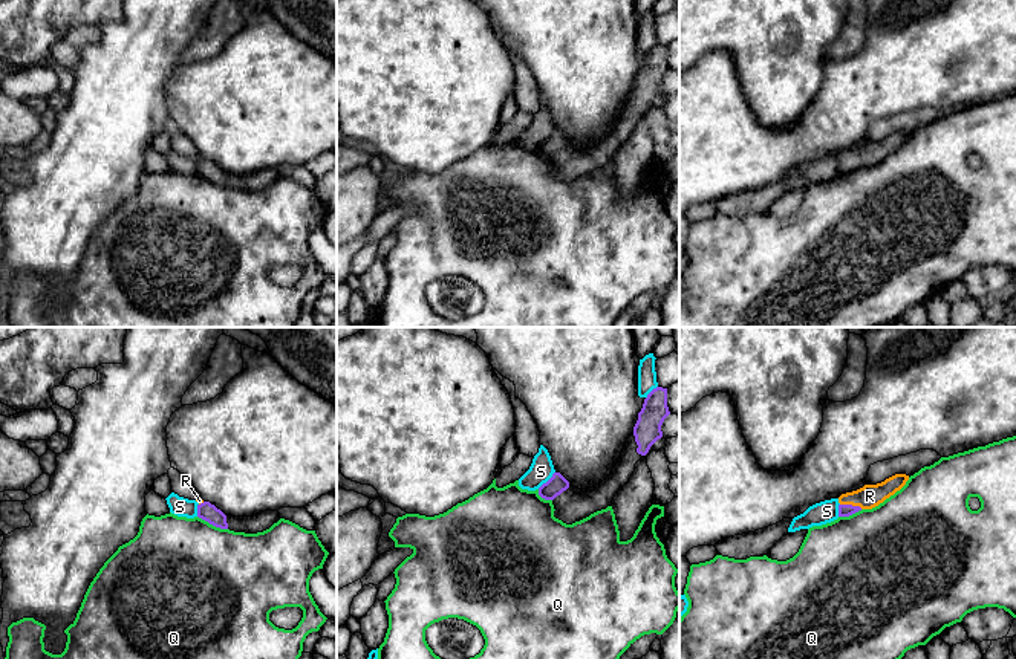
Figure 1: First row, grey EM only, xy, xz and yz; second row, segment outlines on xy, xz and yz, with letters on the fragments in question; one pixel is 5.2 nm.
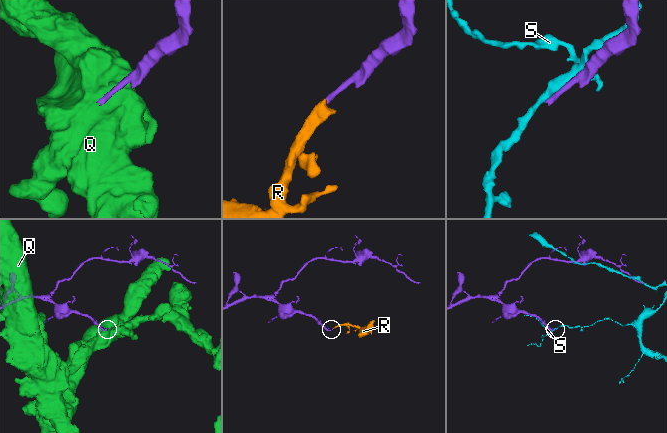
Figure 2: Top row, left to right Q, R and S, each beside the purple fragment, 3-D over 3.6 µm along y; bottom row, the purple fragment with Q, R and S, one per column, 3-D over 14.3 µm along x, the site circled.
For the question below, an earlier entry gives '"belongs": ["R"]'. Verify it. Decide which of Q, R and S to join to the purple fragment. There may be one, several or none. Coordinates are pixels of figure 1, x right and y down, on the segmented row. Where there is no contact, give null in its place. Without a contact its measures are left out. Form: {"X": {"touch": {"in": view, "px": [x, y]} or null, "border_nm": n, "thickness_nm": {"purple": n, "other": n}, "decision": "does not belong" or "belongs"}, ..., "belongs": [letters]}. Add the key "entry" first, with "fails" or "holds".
{"entry": "holds", "Q": {"touch": {"in": "xy", "px": [213, 525]}, "border_nm": 180, "thickness_nm": {"purple": 90, "other": 500}, "decision": "does not belong"}, "R": {"touch": {"in": "yz", "px": [851, 505]}, "border_nm": 120, "thickness_nm": {"purple": 60, "other": 120}, "decision": "belongs"}, "S": {"touch": {"in": "xz", "px": [548, 480]}, "border_nm": 130, "thickness_nm": {"purple": 100, "other": 120}, "decision": "does not belong"}, "belongs": ["R"]}

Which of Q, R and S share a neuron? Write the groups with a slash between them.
Q / R / S

